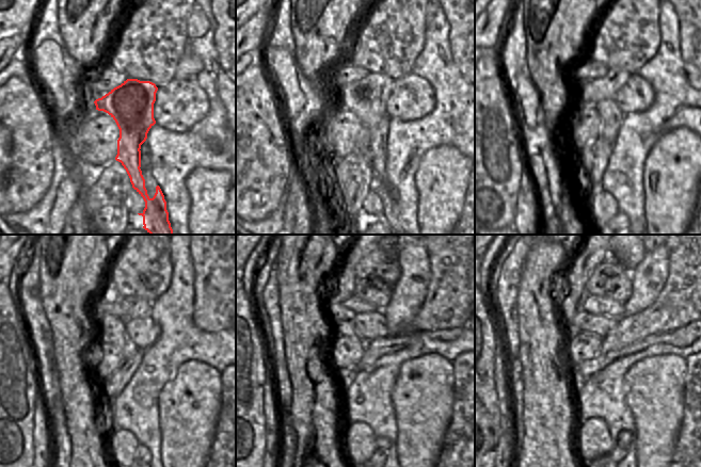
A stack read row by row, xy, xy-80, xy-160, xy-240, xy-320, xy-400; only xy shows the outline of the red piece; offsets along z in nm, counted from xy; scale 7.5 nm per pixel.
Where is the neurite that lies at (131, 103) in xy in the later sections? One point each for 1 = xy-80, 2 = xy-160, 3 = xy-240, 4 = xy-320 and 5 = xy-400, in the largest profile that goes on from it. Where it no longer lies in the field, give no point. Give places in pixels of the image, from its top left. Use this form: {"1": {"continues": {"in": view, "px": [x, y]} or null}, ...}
{"1": {"continues": {"in": "xy-80", "px": [366, 98]}}, "2": {"continues": {"in": "xy-160", "px": [592, 92]}}, "3": {"continues": {"in": "xy-240", "px": [138, 307]}}, "4": {"continues": {"in": "xy-320", "px": [372, 291]}}, "5": {"continues": {"in": "xy-400", "px": [609, 279]}}}

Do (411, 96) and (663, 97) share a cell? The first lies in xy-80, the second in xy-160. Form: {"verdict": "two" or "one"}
{"verdict": "two"}

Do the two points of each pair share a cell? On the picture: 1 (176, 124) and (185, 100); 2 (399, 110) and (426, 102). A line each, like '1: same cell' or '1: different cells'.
1: same cell
2: same cell

